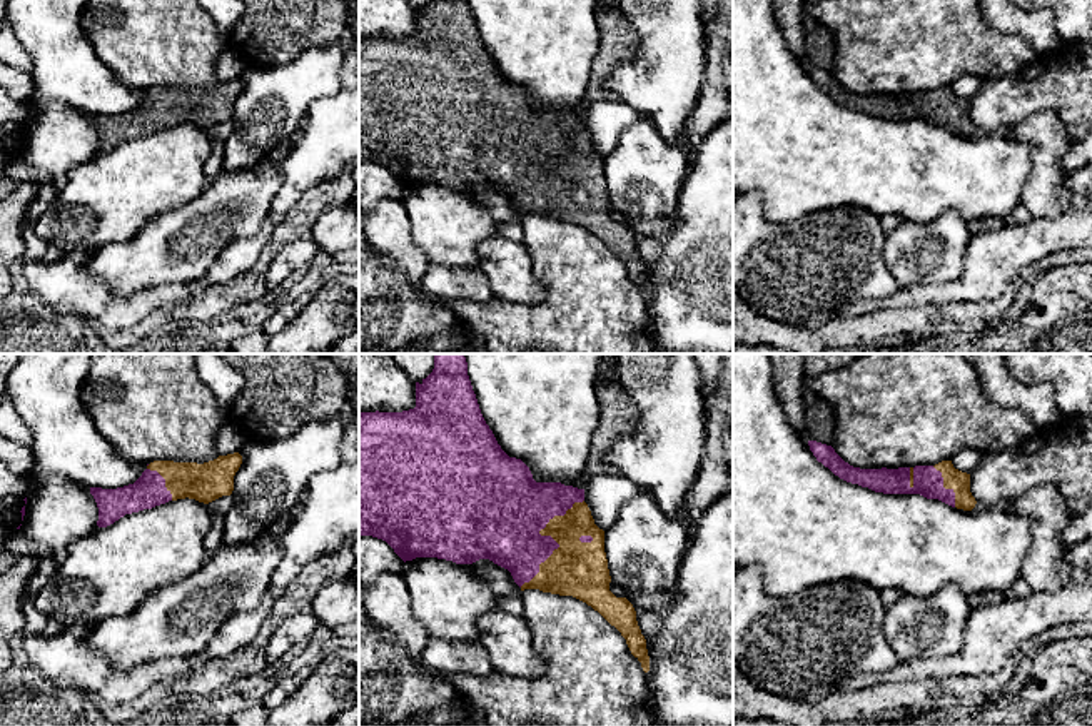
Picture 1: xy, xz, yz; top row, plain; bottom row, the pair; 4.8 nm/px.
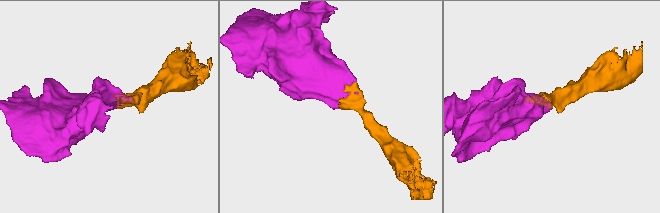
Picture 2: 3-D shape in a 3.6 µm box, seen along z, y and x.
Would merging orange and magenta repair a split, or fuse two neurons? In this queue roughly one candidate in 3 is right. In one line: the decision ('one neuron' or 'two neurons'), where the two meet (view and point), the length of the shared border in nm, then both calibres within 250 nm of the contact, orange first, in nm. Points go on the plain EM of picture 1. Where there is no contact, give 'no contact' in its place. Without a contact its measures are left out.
one neuron | xz (550, 161) | 500 nm | 260/400 nm

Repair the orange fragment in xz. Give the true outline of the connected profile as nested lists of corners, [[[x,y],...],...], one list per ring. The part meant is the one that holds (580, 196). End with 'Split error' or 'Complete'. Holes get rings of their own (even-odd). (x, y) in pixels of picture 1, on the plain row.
[[[429,0],[416,8],[416,33],[402,38],[359,38],[359,162],[386,167],[406,189],[437,184],[456,190],[489,185],[508,195],[524,215],[573,222],[614,252],[631,280],[650,297],[646,265],[626,224],[609,217],[604,157],[594,150],[584,115],[561,108],[536,108],[529,93],[509,83],[486,50],[468,0]]]. Split error

